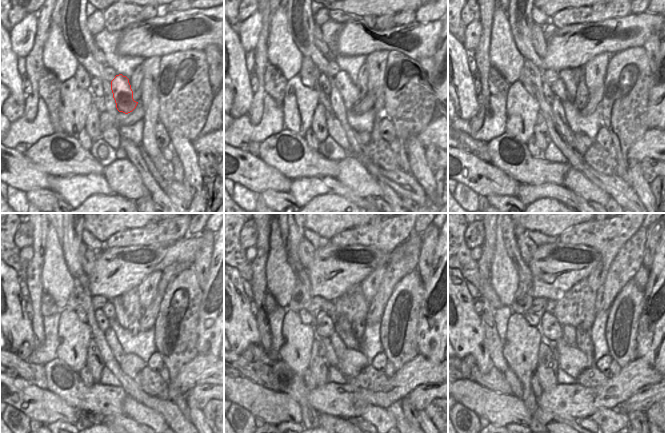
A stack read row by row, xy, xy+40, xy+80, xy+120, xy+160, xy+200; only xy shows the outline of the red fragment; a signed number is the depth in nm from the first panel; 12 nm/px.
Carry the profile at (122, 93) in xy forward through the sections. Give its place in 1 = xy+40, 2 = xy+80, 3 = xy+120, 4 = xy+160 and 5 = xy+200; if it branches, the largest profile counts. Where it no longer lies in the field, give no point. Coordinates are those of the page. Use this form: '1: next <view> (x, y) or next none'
1: next xy+40 (346, 97)
2: next xy+80 (558, 88)
3: next xy+120 (108, 309)
4: next xy+160 (329, 307)
5: next xy+200 (550, 306)

